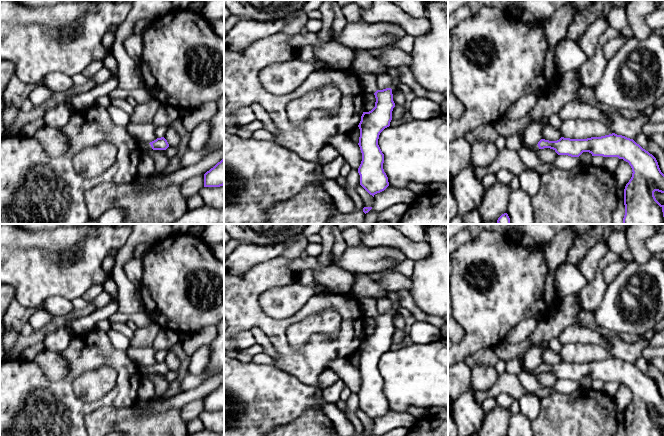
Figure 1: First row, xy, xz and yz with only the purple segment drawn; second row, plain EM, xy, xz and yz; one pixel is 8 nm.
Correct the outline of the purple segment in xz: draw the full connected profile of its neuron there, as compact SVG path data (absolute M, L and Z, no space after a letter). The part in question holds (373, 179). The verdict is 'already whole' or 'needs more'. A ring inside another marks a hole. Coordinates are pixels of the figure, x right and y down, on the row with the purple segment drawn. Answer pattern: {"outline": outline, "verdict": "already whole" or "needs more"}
{"outline": "M359 72L358 76L362 86L376 98L375 107L369 112L363 112L358 125L358 145L362 153L362 161L358 168L360 185L374 197L389 186L388 177L383 169L384 154L378 145L378 139L380 133L390 126L395 103L391 88L377 88L376 74Z", "verdict": "needs more"}

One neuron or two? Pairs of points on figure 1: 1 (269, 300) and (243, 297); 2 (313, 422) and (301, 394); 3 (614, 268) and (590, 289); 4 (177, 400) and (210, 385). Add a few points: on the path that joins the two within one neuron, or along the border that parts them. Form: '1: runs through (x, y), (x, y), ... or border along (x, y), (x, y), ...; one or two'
1: border along (278, 286), (259, 296), (261, 309), (272, 318); two
2: border along (329, 418), (321, 410), (308, 407), (288, 421); two
3: border along (620, 260), (604, 270), (607, 284); two
4: runs through (185, 397), (202, 391); one

